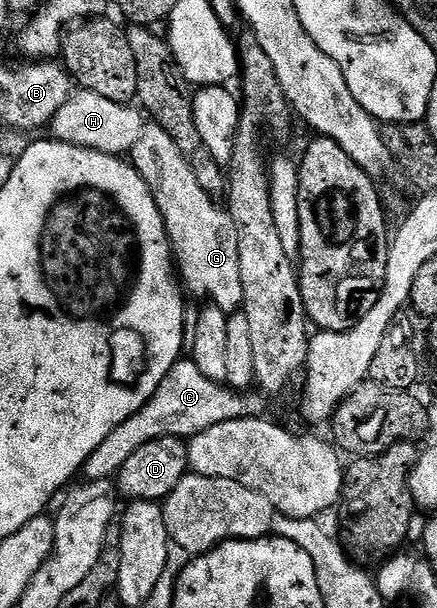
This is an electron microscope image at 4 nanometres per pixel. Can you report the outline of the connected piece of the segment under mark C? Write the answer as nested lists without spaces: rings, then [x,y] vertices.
[[[178,360],[163,376],[163,384],[155,388],[155,396],[135,412],[91,456],[87,459],[83,467],[83,474],[88,481],[98,482],[104,478],[112,479],[121,471],[123,464],[127,464],[130,456],[135,456],[143,444],[151,440],[160,438],[184,438],[186,440],[199,432],[207,432],[207,428],[215,428],[215,424],[223,424],[227,420],[239,420],[240,418],[255,418],[266,413],[266,399],[260,393],[242,392],[234,390],[228,385],[211,380],[203,376],[192,360]]]

